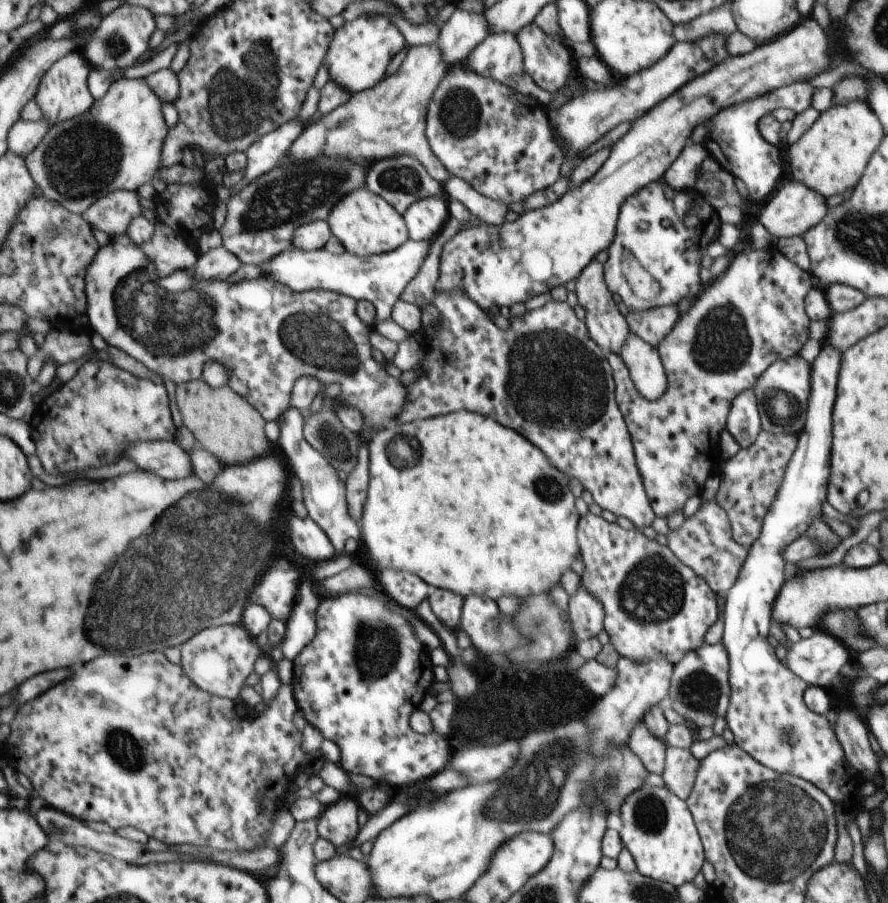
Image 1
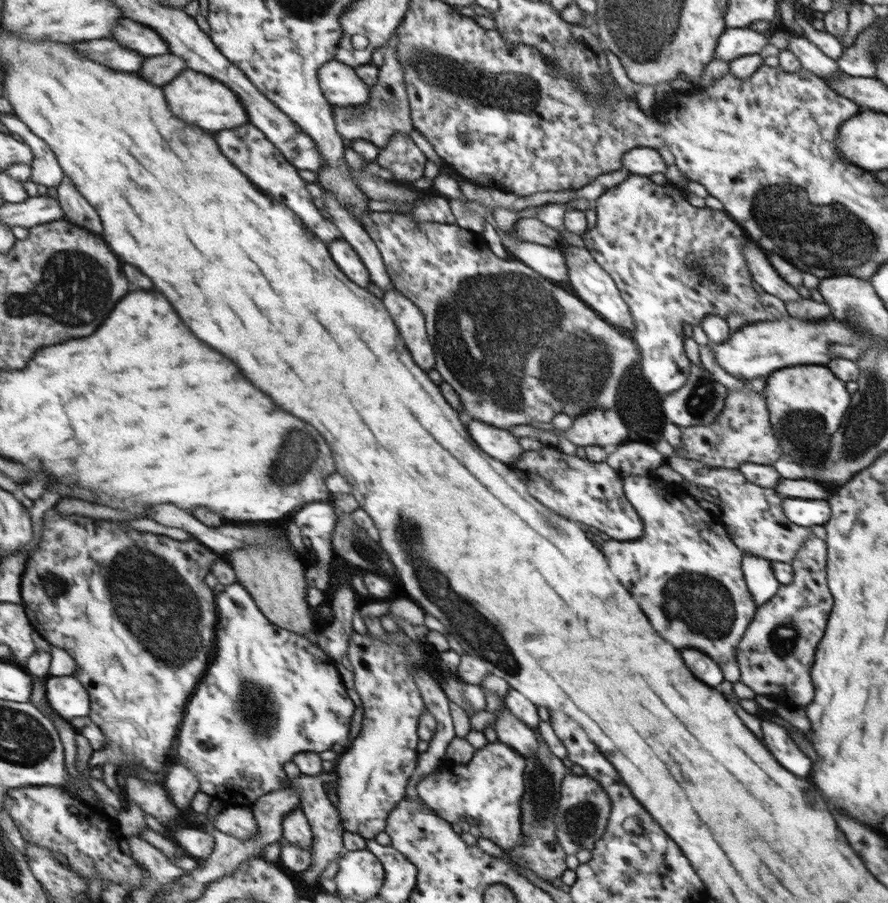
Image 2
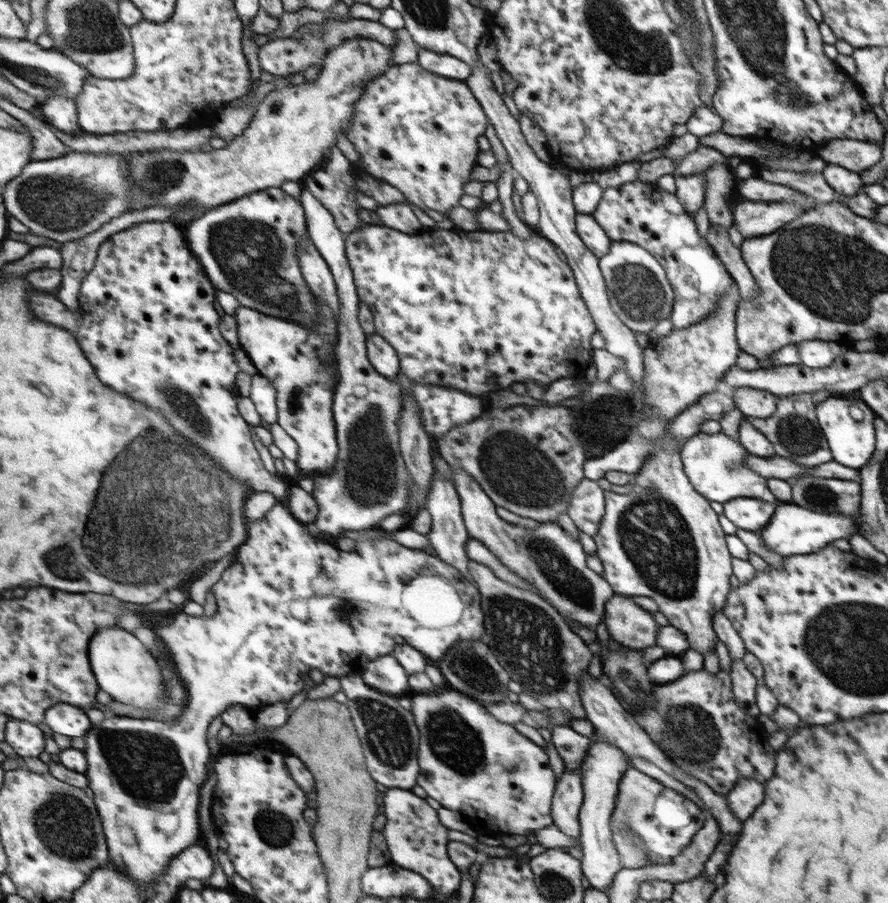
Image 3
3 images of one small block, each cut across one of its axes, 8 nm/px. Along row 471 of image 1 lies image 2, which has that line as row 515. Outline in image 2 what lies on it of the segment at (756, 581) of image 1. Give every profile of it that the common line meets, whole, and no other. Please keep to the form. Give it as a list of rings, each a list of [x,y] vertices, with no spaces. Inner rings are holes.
[[[786,498],[783,512],[790,523],[801,527],[826,525],[831,519],[830,503],[827,500]]]

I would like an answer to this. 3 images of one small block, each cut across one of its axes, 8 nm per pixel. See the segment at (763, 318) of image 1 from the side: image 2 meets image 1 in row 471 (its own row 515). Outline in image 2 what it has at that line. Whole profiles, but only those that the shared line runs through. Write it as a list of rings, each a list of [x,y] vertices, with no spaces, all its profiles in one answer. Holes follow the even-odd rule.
[[[628,474],[620,478],[626,499],[639,514],[645,528],[643,536],[634,541],[611,539],[604,542],[603,554],[609,560],[611,570],[628,590],[632,590],[632,594],[636,594],[636,602],[644,606],[644,614],[652,618],[652,626],[656,626],[656,630],[660,630],[660,634],[664,634],[672,646],[708,652],[722,670],[725,680],[738,682],[741,672],[736,656],[737,646],[756,615],[757,605],[748,590],[746,576],[742,576],[740,570],[742,550],[735,546],[722,524],[718,524],[714,518],[710,520],[702,508],[692,510],[678,498],[668,496],[664,488],[650,480],[650,475]]]

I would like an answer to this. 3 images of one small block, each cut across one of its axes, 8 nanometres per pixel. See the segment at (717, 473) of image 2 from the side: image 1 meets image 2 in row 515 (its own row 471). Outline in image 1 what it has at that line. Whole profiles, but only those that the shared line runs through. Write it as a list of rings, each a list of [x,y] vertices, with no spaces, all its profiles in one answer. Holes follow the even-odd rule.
[[[763,427],[748,449],[741,448],[724,463],[715,501],[726,512],[732,539],[739,546],[749,548],[759,538],[764,516],[776,497],[797,440],[798,436],[773,434]]]

